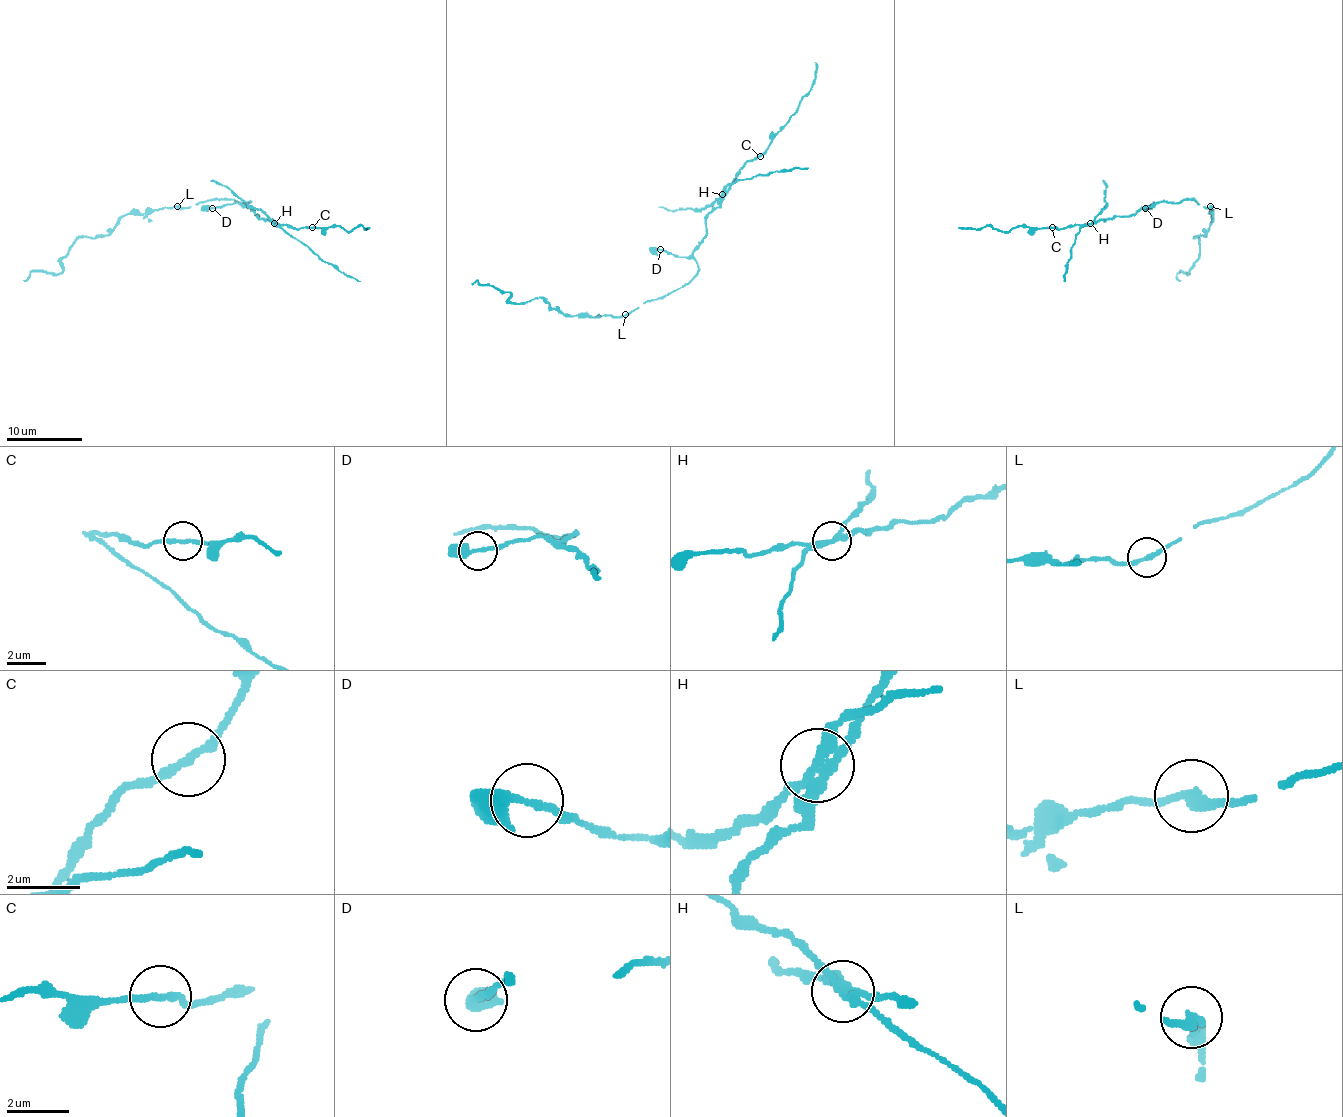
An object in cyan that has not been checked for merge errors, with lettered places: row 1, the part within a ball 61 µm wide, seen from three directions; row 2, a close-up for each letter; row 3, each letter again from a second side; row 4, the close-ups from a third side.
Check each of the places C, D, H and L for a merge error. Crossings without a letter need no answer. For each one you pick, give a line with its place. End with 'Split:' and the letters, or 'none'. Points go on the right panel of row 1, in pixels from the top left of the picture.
H: (1090, 223)
L: (1210, 206)
Split: H, L

